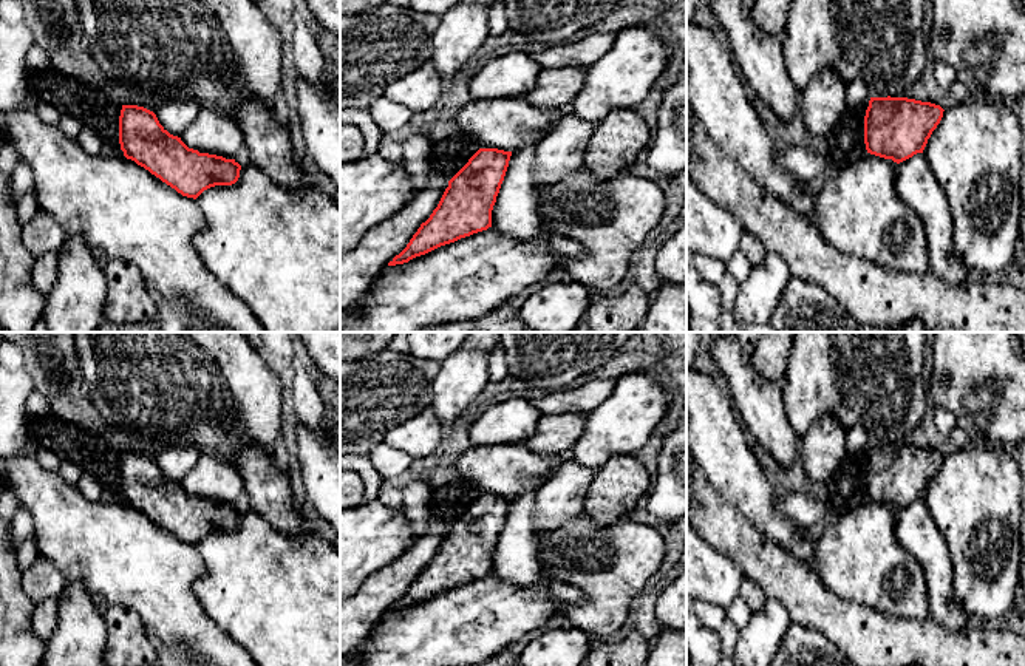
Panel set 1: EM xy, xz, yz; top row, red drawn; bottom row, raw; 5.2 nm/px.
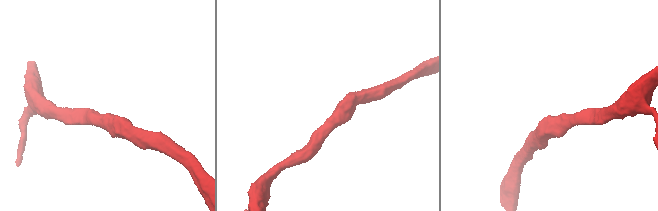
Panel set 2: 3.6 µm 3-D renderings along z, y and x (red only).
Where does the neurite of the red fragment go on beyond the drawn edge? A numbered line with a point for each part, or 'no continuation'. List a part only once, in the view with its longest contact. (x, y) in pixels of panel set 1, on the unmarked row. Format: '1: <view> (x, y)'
no continuation

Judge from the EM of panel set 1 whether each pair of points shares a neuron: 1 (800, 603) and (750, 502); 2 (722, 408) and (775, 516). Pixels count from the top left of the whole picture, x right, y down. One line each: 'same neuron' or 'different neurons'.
1: different neurons
2: same neuron

